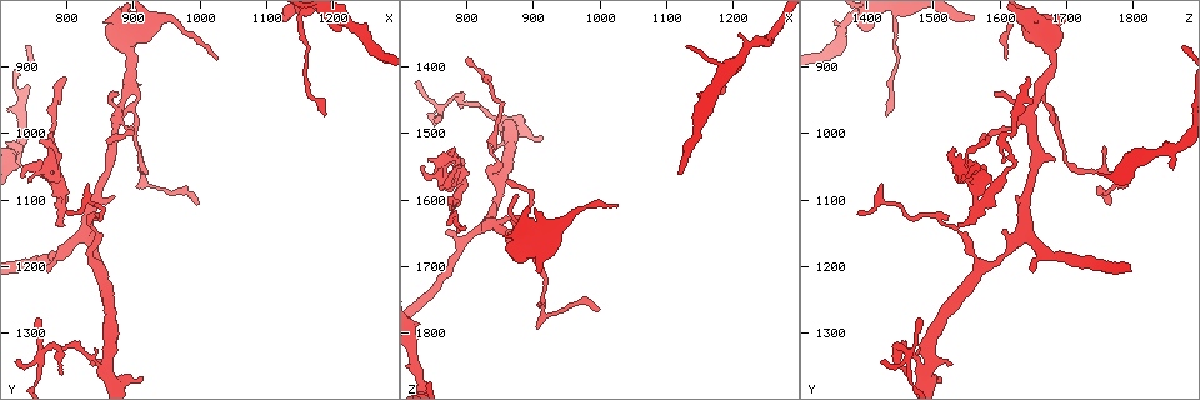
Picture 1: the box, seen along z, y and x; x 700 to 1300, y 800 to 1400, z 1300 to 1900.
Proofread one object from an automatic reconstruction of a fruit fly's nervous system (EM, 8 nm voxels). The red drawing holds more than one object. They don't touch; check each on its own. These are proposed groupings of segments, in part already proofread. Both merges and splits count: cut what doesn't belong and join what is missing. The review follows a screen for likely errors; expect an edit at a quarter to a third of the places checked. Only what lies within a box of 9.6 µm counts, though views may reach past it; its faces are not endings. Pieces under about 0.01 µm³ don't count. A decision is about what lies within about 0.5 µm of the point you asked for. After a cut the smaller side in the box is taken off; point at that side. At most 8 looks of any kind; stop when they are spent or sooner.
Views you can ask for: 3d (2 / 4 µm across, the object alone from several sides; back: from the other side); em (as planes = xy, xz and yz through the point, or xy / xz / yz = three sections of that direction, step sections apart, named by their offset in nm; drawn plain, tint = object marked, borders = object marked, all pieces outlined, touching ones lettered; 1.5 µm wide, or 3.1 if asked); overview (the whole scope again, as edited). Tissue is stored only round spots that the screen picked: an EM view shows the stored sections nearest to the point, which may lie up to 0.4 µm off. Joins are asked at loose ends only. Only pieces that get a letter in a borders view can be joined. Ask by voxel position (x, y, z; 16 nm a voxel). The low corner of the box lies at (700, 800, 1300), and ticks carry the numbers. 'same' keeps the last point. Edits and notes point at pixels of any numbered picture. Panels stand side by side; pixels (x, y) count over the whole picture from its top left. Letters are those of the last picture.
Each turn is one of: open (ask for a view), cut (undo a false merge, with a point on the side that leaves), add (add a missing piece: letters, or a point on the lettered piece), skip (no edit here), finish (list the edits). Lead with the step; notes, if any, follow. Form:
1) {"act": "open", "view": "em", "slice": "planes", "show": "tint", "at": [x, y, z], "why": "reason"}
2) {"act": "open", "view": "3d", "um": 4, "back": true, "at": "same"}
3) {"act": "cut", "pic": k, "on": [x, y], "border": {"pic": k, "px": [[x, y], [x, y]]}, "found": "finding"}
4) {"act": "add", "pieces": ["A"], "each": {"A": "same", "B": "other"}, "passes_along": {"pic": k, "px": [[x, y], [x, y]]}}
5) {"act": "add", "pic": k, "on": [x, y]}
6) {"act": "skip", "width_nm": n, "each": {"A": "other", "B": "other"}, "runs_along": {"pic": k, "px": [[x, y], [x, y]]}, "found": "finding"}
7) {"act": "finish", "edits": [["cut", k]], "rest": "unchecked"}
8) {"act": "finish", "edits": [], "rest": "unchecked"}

{"act": "open", "view": "em", "slice": "planes", "show": "borders", "at": [775, 1320, 1450], "why": "abrupt turn"}

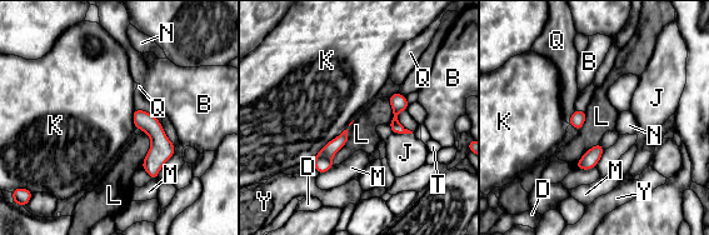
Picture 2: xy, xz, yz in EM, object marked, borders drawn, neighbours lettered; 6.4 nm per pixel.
{"act": "skip", "each": {"B": "other", "D": "other", "J": "other", "K": "other", "L": "other", "M": "other", "N": "other", "Q": "other", "T": "other", "Y": "other"}, "border": {"pic": 2, "px": [[346, 128], [330, 139], [311, 160]]}, "found": "all the same cell"}

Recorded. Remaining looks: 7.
{"act": "open", "view": "em", "slice": "planes", "show": "borders", "at": [800, 1115, 1390], "why": "long arm stops here"}

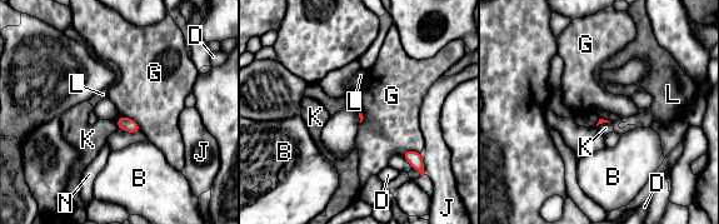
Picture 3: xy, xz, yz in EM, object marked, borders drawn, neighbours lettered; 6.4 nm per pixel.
{"act": "skip", "each": {"B": "other", "D": "other", "G": "other", "J": "other", "K": "other", "L": "other", "N": "other"}, "border": {"pic": 3, "px": [[119, 114], [131, 118], [140, 130]]}, "found": "no lettered piece goes on from it"}

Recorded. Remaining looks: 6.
{"act": "open", "view": "3d", "um": 4, "at": [800, 910, 1645]}

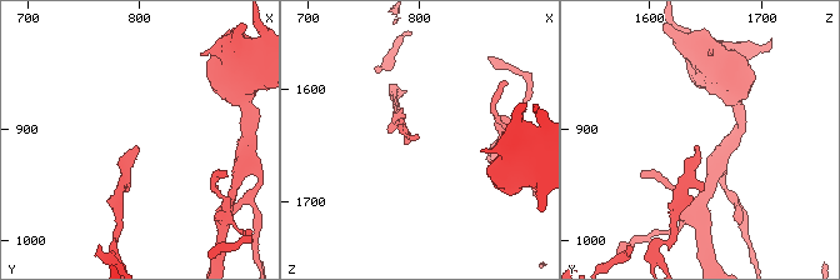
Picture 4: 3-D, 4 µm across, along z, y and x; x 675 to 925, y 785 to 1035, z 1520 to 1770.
{"act": "open", "view": "em", "slice": "planes", "show": "plain", "at": [798, 914, 1640]}

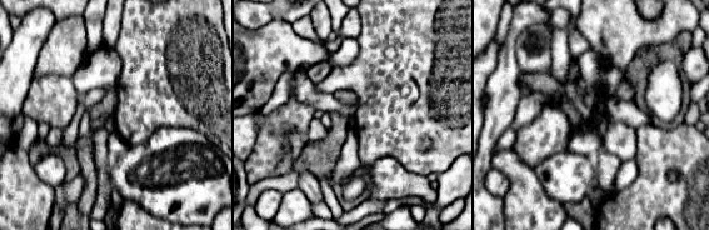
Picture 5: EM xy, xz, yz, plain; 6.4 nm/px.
{"act": "open", "view": "em", "slice": "planes", "show": "borders", "at": "same"}

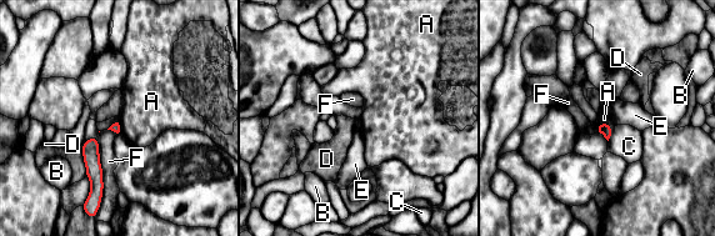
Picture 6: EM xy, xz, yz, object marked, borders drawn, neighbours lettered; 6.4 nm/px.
{"act": "skip", "each": {"A": "other", "B": "other", "C": "other", "D": "other", "E": "other", "F": "other"}, "border": {"pic": 6, "px": [[611, 124], [603, 122], [595, 127]]}, "found": "none of them fits"}

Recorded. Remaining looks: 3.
{"act": "finish", "edits": [], "rest": "unchecked"}

